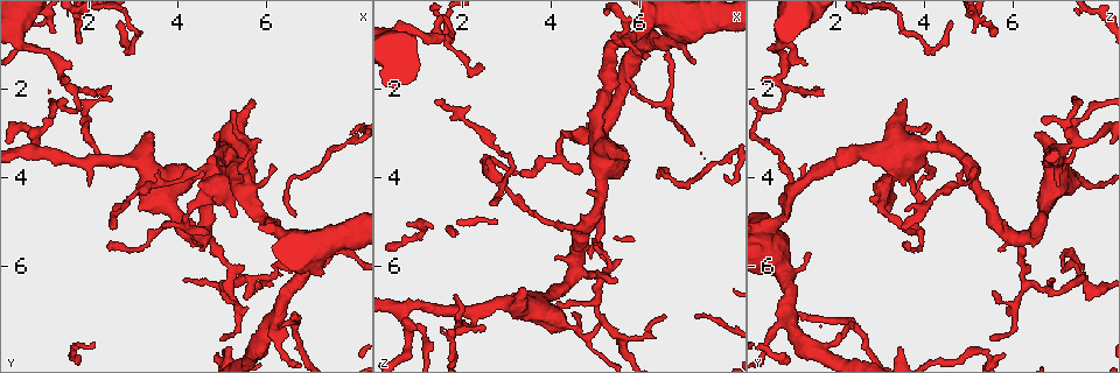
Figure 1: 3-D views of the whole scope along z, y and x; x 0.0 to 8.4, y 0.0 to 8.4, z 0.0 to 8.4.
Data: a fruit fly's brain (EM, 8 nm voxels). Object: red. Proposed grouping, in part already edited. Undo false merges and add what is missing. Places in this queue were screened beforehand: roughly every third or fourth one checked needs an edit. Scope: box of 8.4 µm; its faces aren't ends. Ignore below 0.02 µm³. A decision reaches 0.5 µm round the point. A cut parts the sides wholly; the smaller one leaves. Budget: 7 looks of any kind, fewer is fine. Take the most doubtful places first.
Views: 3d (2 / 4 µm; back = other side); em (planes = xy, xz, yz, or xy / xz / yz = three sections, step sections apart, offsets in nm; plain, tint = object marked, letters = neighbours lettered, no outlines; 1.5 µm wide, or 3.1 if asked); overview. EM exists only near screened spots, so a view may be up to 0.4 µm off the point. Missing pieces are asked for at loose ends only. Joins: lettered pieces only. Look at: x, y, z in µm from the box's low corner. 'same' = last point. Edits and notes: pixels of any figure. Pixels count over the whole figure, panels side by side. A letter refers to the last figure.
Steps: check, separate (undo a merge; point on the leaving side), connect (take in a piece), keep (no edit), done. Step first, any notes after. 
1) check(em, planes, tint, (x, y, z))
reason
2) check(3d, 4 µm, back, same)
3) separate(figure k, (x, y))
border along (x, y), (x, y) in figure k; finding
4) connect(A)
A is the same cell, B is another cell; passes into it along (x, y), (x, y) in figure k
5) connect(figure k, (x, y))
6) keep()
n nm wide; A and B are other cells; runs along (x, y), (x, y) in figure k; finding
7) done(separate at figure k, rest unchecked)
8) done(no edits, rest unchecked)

check(em, planes, letters, (5.85, 7.80, 1.90))
three arms meet

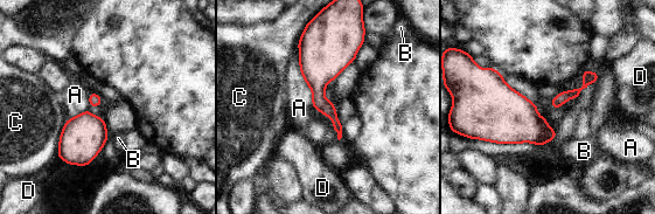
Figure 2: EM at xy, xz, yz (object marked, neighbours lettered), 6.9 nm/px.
keep()
A touches over 440 nm; A, B, C and D are other cells; runs along (594, 75), (555, 104) in figure 2; all the same cell

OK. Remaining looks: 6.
check(em, planes, letters, (0.75, 3.35, 7.00))
abrupt turn

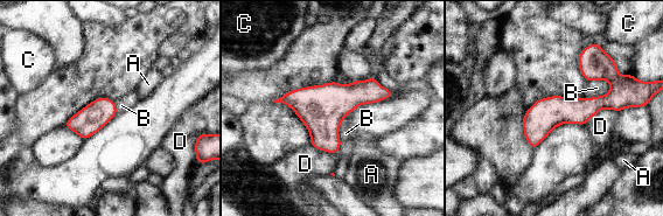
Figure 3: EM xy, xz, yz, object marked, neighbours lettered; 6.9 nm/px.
keep()
A, B, C and D are other cells; runs along (626, 99), (555, 110), (527, 132) in figure 3; one cell here

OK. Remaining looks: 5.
check(em, xz, step 4, letters, (6.65, 6.10, 7.15))
free end

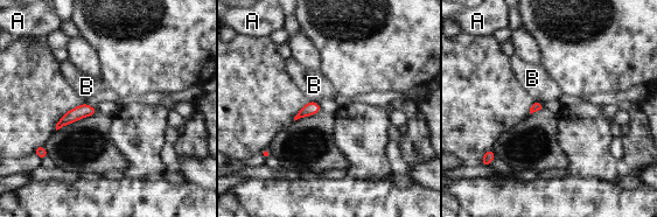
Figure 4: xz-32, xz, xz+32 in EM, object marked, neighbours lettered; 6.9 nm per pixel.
keep()
A and B are other cells; border along (536, 100), (542, 104) in figure 4; none of them fits

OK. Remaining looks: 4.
done(no edits, rest unchecked)

